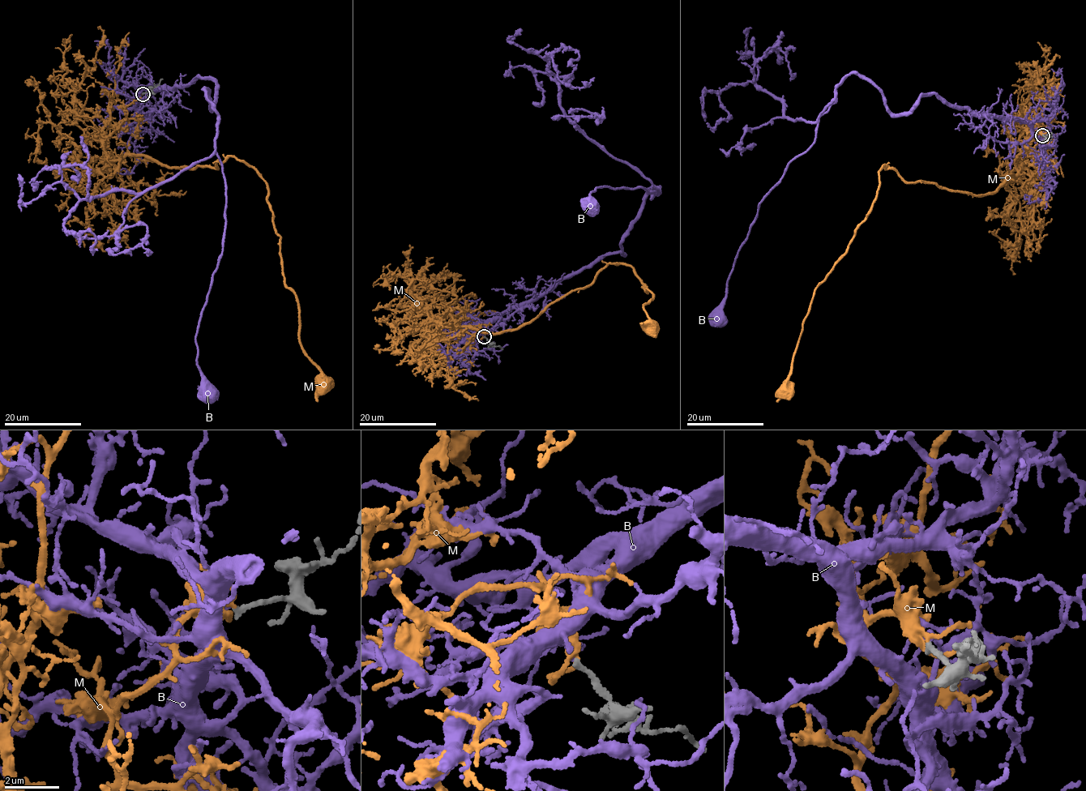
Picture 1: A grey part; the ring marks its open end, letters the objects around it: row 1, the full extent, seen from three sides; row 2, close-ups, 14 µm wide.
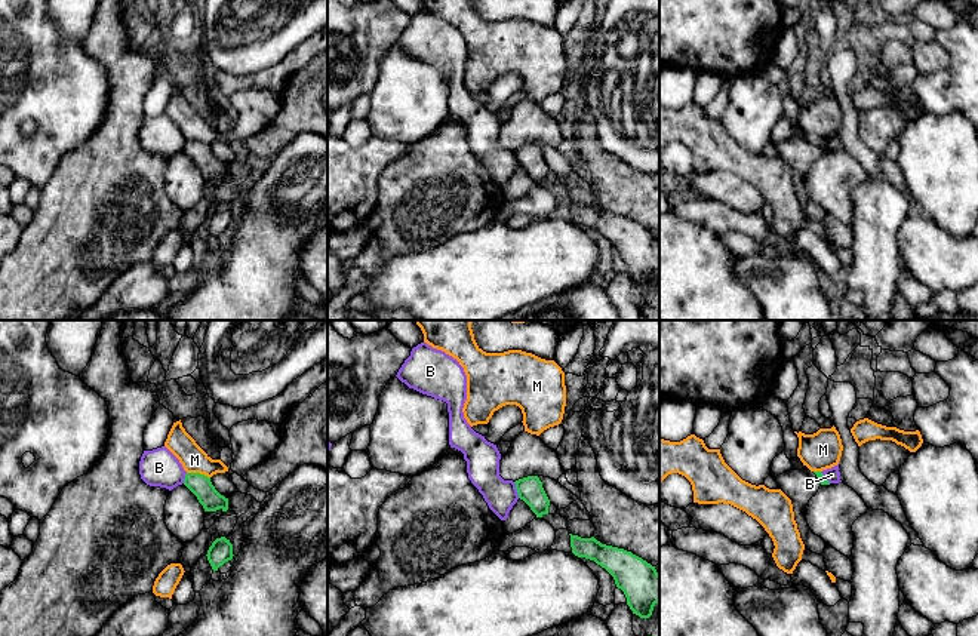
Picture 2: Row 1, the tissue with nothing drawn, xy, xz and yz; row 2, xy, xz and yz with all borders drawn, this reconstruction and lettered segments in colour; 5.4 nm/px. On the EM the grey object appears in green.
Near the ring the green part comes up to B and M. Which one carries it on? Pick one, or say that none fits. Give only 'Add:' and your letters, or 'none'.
Add: none

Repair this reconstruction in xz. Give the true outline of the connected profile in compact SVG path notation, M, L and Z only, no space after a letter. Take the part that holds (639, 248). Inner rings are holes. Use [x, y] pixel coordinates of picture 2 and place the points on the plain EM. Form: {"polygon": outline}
{"polygon": "M570 203L572 221L605 236L627 265L627 273L640 286L649 286L659 270L659 242L655 234L624 216L602 212L594 205Z"}

